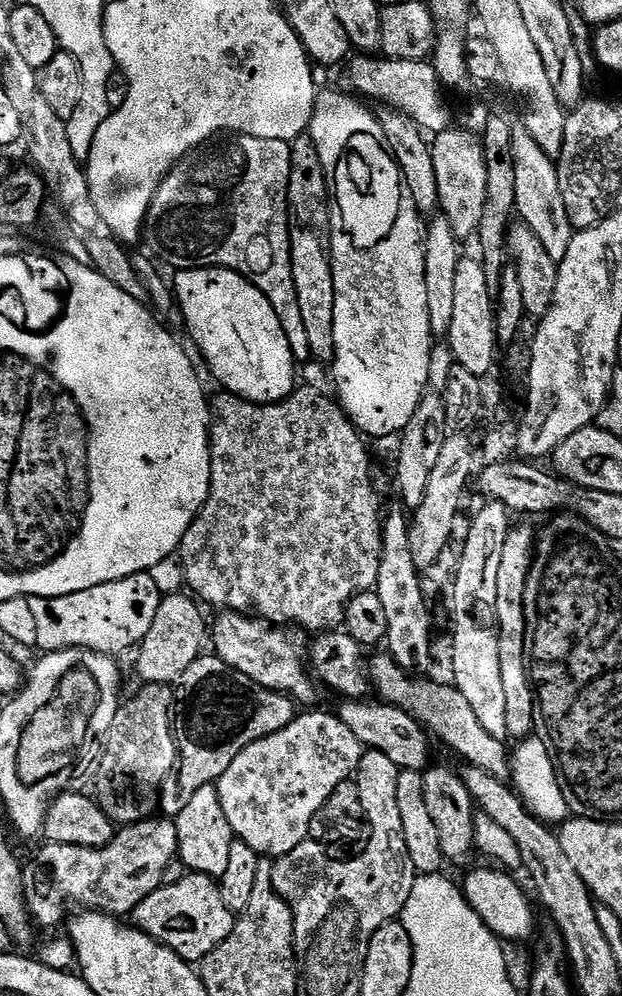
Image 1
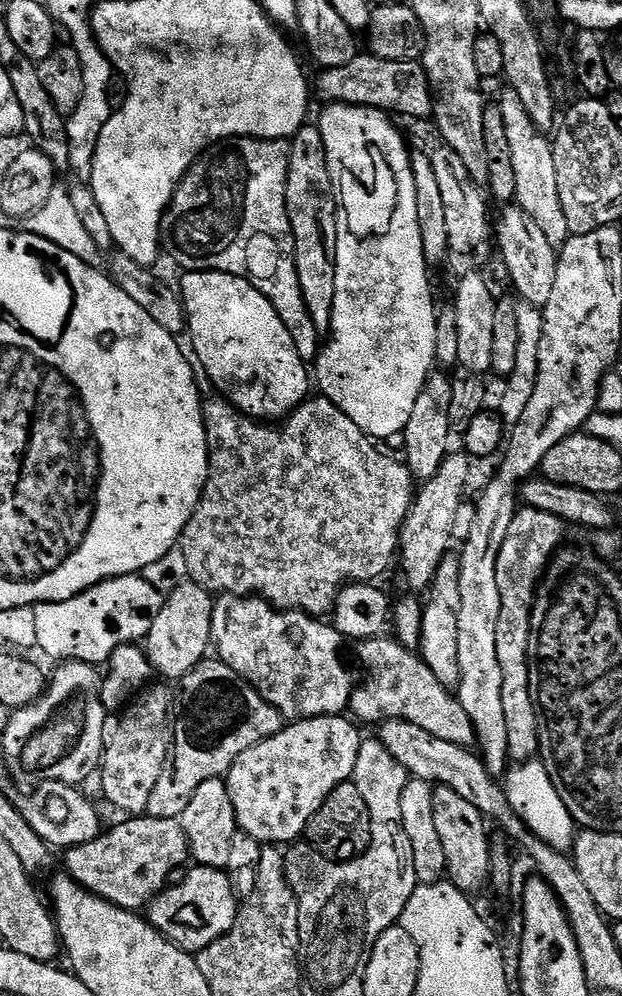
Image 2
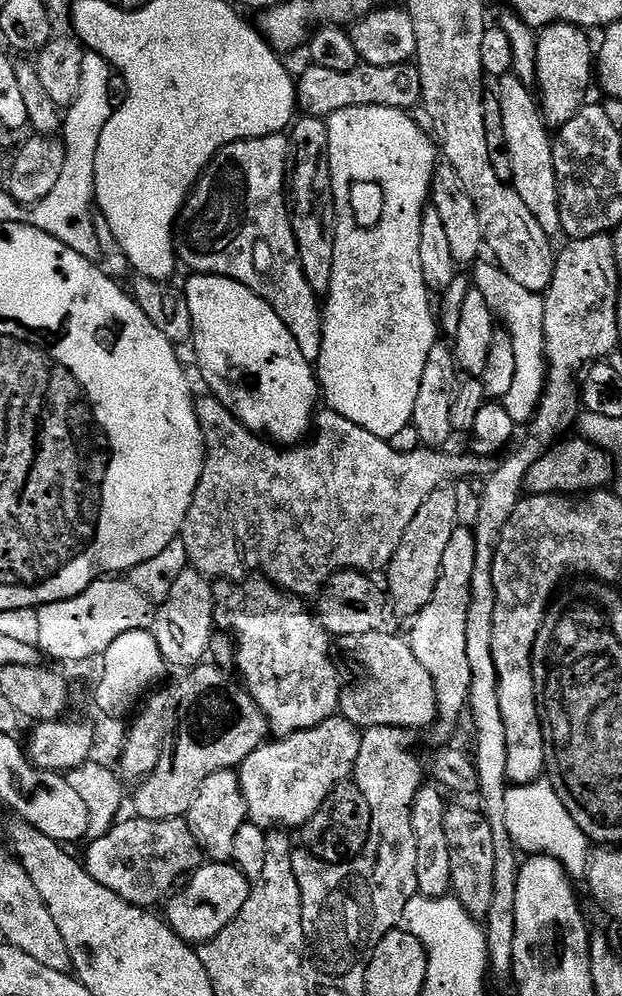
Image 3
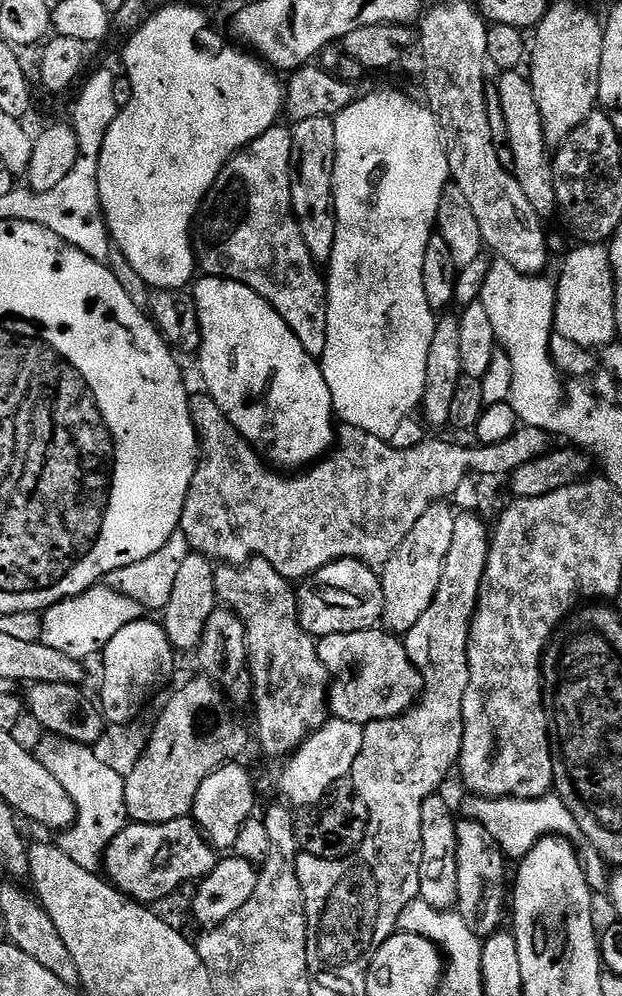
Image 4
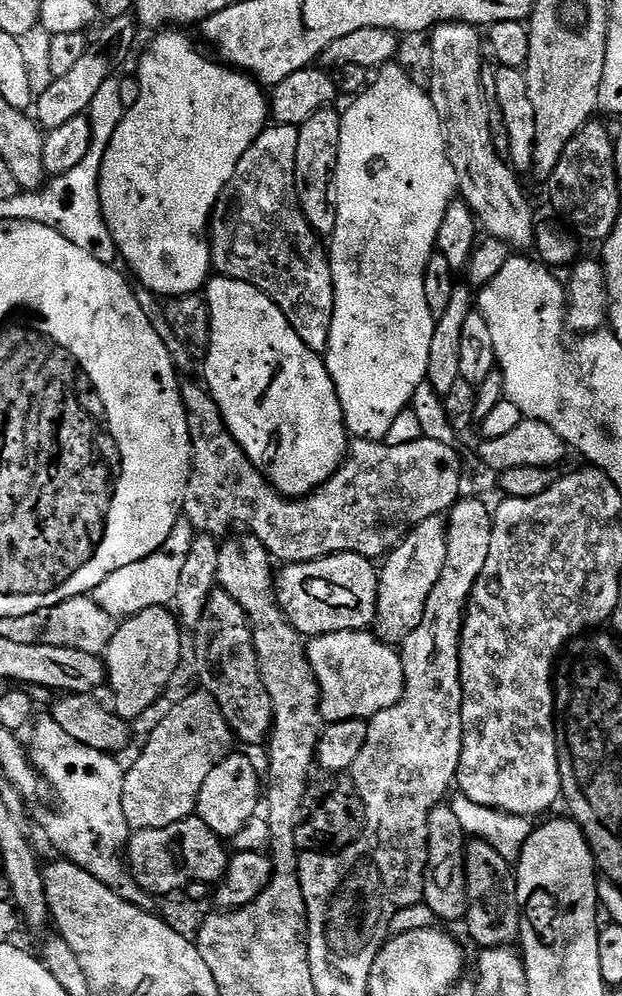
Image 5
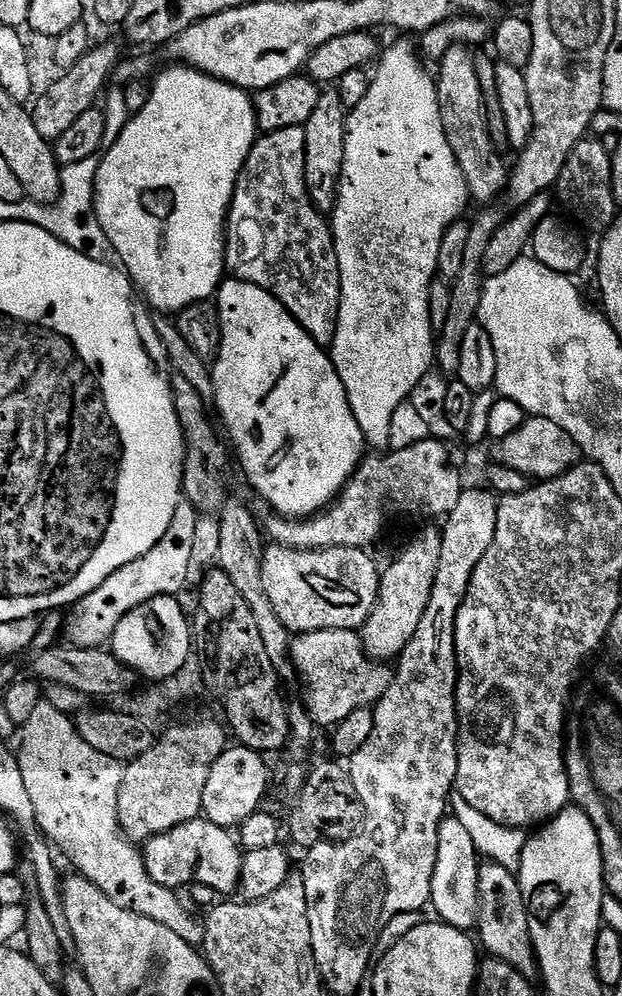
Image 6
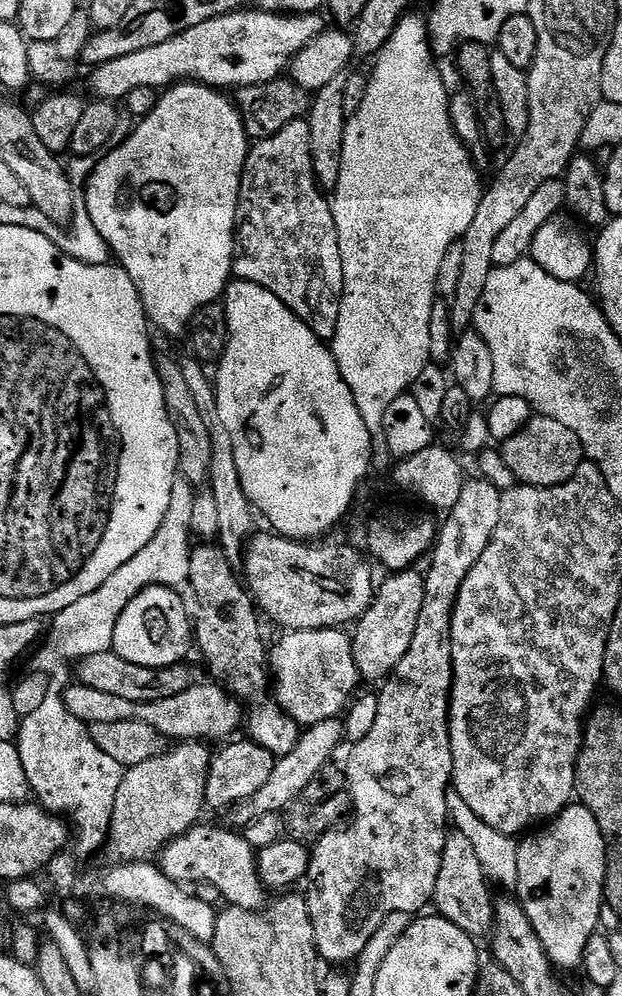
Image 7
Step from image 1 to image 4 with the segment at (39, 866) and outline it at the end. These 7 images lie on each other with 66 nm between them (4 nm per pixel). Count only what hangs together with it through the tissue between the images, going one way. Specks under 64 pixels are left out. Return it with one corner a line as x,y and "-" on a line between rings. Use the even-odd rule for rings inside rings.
185,818
165,824
129,823
128,827
123,828
110,842
108,849
104,851
102,868
107,879
116,885
119,892
132,897
142,905
156,906
159,900
166,899
170,894
172,896
180,884
191,880
203,880
216,869
217,863
217,849
208,843
204,833
200,830
200,825
196,823
195,819

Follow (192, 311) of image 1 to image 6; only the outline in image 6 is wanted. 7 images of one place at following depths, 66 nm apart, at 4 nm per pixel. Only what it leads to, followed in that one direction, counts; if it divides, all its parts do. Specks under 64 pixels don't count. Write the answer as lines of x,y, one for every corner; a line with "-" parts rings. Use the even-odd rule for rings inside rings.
228,278
220,285
220,291
214,297
214,303
220,311
220,325
222,326
222,338
220,339
220,349
216,351
212,369
212,385
216,391
214,397
214,408
220,411
220,416
224,419
223,427
226,429
227,439
234,449
235,459
244,470
244,476
248,479
248,484
256,488
256,492
272,507
273,513
285,518
307,518
323,512
333,500
339,496
346,485
348,479
356,472
356,467
366,455
366,445
362,426
358,426
358,418
354,418
354,410
350,410
350,402
346,398
346,390
342,386
342,380
338,378
338,370
332,365
332,357
318,343
306,334
306,330
296,319
289,314
282,306
282,302
275,300
269,292
254,286
245,280

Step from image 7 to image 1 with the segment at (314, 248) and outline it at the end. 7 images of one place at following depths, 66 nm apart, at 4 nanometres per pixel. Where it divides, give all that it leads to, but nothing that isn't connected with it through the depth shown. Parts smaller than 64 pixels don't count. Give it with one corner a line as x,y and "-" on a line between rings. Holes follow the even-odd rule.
224,134
209,140
193,152
186,153
165,176
148,211
146,240
156,247
157,254
172,270
229,268
245,276
255,288
266,294
270,306
274,306
282,322
282,330
286,330
286,342
290,342
296,363
304,366
312,360
312,351
298,307
298,290
294,290
290,258
292,227
288,225
288,187
291,161
292,145
287,140
263,140
239,134

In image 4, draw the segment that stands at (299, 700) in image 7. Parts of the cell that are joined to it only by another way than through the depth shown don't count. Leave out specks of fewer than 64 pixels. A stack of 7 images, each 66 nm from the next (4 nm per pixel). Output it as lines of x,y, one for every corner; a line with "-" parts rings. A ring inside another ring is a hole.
379,627
367,628
361,632
330,634
319,637
316,649
328,671
328,707
337,720
354,722
361,726
379,720
389,720
401,716
420,699
420,672
410,662
404,641
399,635

